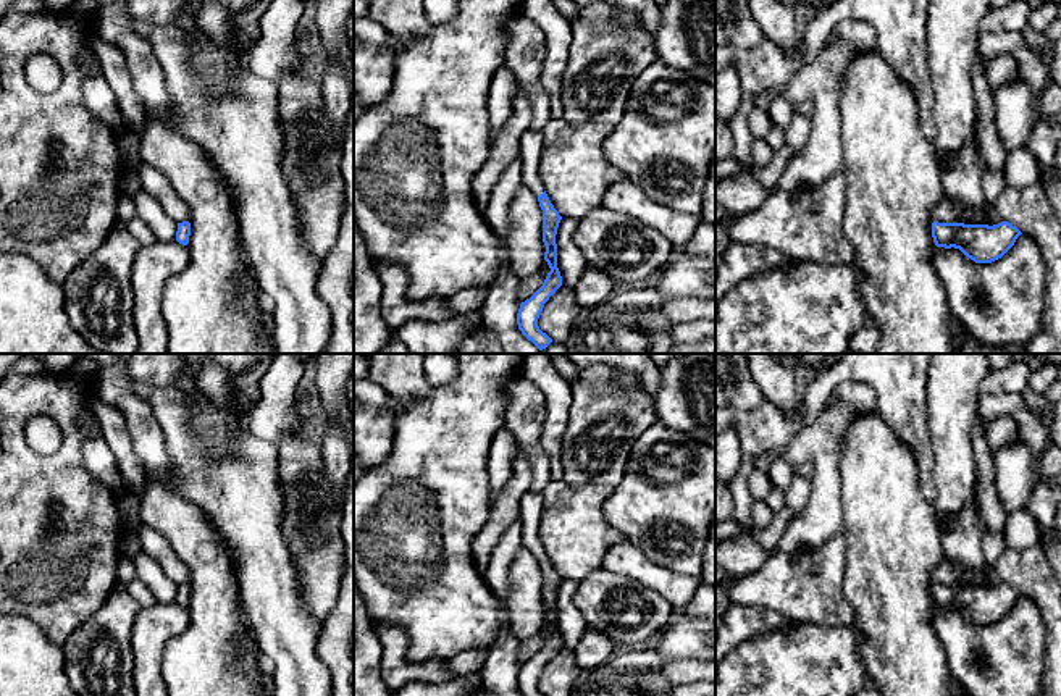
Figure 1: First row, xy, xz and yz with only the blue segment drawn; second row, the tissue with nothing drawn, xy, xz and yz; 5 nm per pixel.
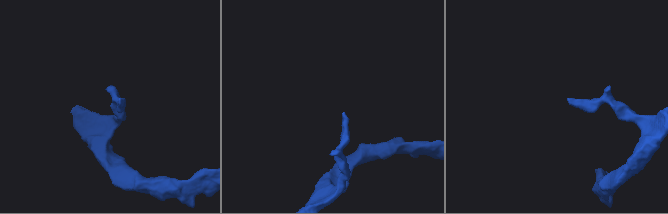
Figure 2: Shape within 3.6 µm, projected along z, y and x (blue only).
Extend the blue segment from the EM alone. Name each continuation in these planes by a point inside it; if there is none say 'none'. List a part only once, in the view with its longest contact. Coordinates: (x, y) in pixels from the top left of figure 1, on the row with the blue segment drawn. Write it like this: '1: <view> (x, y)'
1: xz (532, 141)

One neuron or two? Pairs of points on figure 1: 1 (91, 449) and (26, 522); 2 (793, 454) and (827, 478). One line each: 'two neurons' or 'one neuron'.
1: two neurons
2: one neuron

